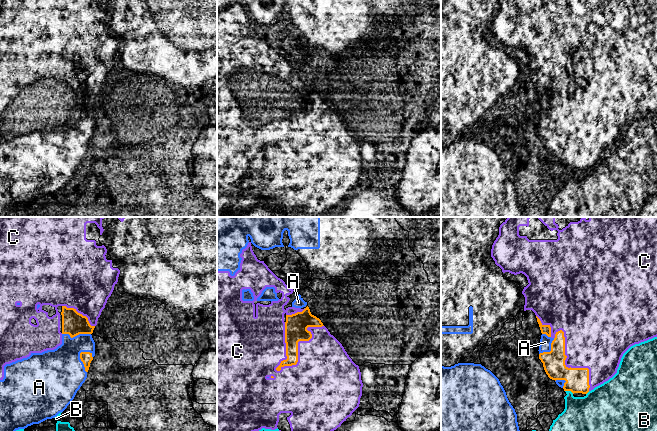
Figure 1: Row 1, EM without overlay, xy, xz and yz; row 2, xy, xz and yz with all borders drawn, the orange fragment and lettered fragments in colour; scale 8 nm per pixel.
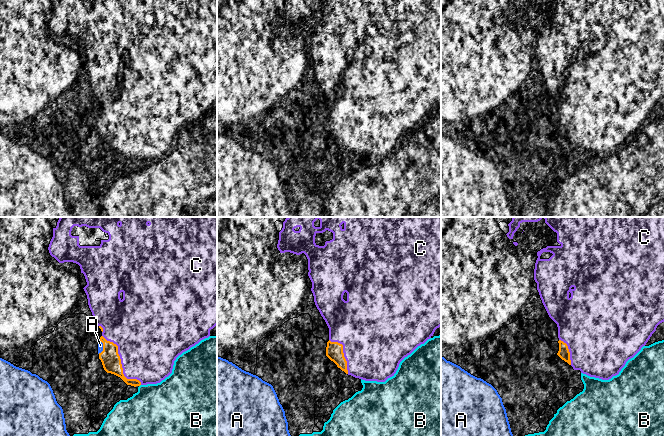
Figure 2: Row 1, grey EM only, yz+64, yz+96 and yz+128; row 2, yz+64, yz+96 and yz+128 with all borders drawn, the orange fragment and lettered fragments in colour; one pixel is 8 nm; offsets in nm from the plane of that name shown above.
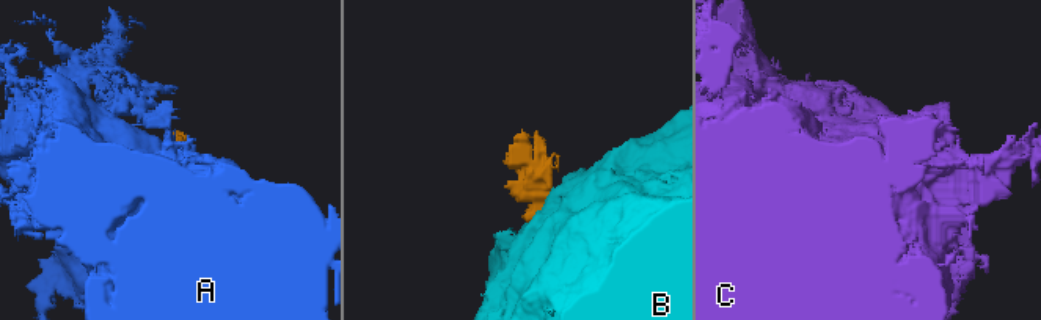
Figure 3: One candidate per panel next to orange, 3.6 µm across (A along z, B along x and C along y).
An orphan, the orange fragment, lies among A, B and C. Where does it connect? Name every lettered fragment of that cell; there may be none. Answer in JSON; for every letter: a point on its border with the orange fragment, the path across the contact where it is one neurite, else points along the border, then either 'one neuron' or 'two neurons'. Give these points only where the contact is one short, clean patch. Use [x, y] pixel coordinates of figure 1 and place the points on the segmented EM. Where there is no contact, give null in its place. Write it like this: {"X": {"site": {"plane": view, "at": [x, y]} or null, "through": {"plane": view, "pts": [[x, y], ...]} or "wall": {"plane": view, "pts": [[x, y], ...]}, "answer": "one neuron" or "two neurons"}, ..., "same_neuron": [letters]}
{"A": {"site": {"plane": "xy", "at": [82, 361]}, "answer": "two neurons"}, "B": {"site": {"plane": "yz", "at": [569, 390]}, "answer": "two neurons"}, "C": {"site": {"plane": "xz", "at": [297, 344]}, "answer": "two neurons"}, "same_neuron": []}

